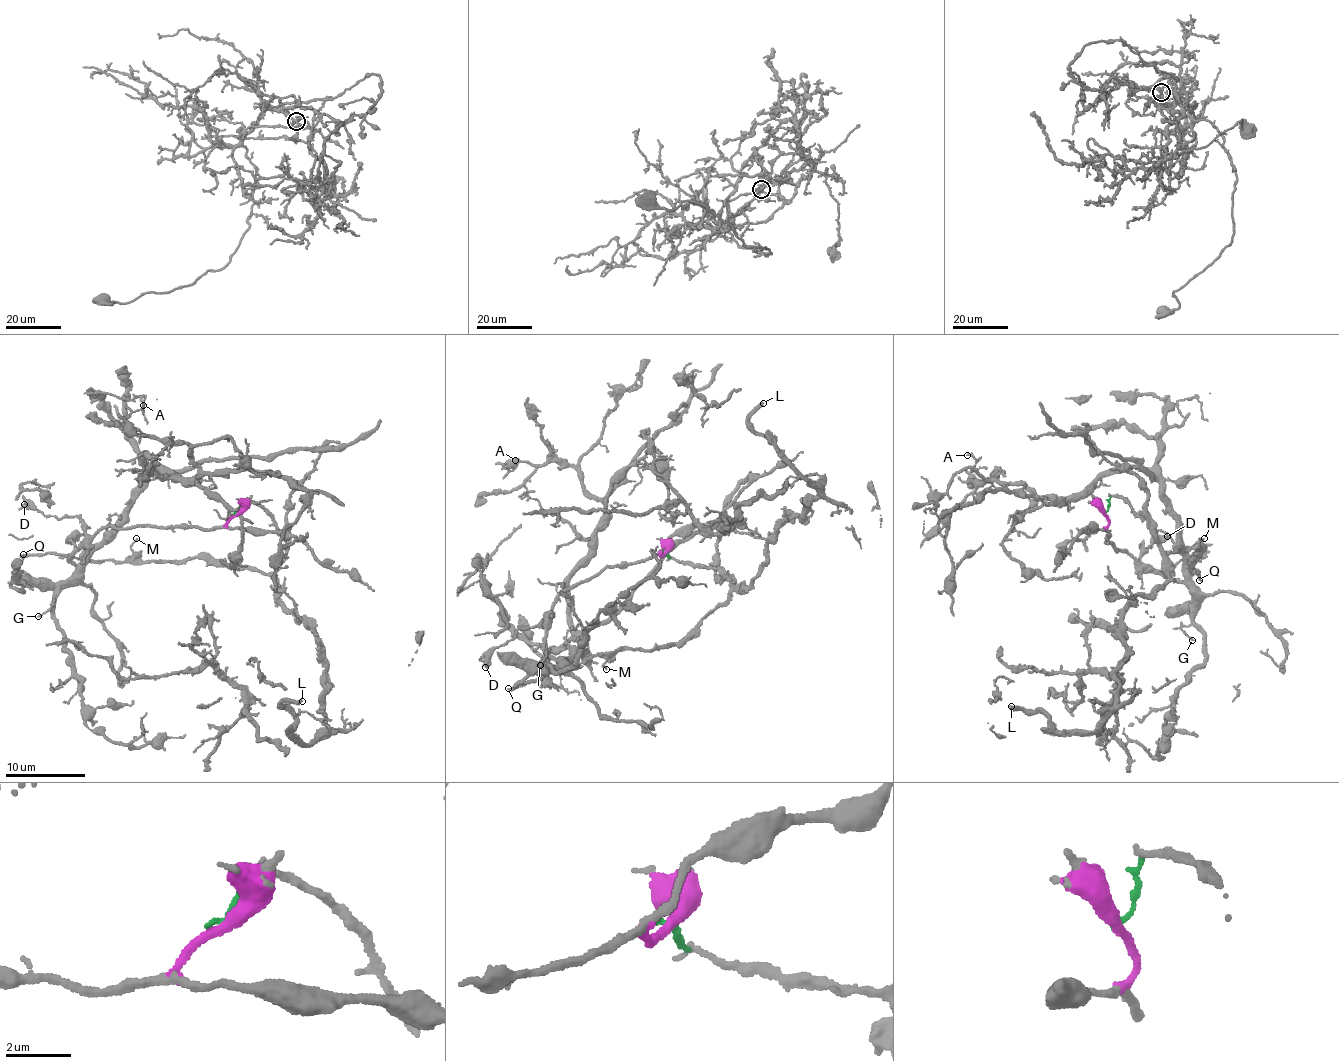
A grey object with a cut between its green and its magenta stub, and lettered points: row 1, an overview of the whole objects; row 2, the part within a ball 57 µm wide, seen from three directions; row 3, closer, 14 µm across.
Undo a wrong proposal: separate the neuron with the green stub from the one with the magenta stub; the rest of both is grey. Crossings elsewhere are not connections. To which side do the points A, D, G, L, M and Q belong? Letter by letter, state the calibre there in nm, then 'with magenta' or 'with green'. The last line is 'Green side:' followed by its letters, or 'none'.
A: calibre 140 nm; with magenta
D: calibre 380 nm; with magenta
G: calibre 110 nm; with magenta
L: calibre 320 nm; with green
M: calibre 110 nm; with green
Q: calibre 200 nm; with green
Green side: L, M, Q

